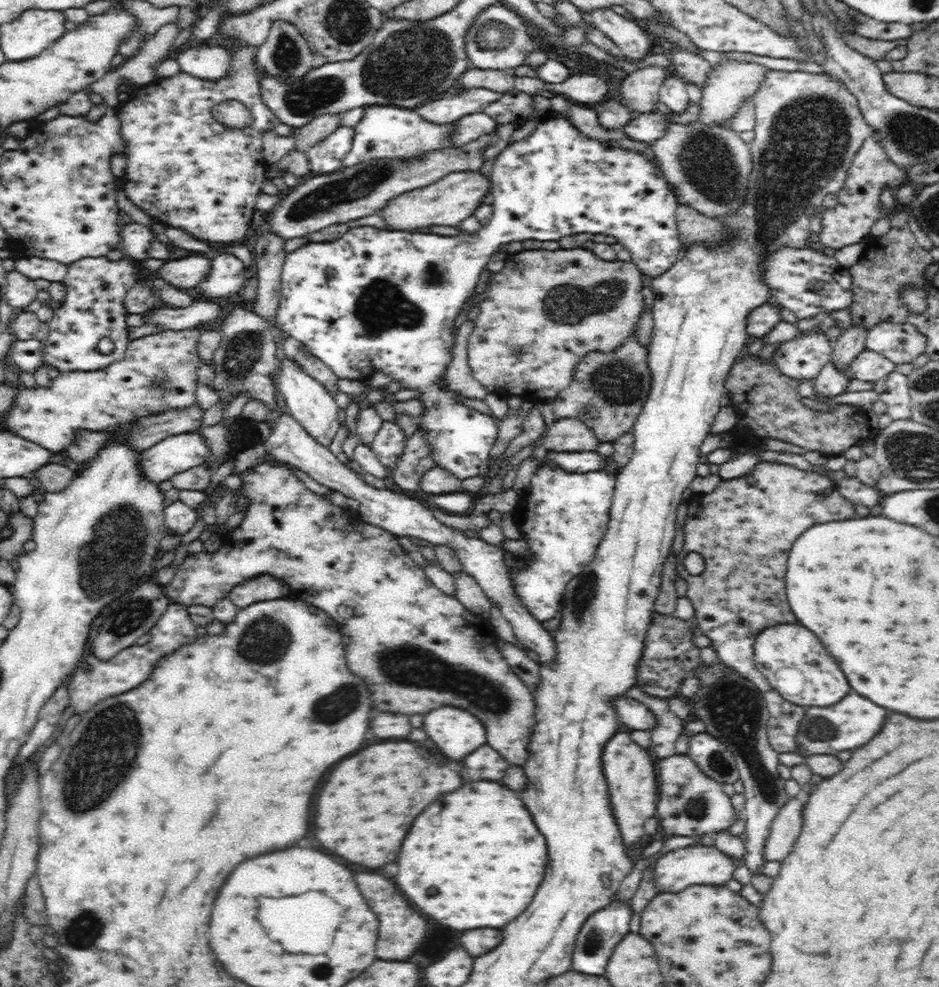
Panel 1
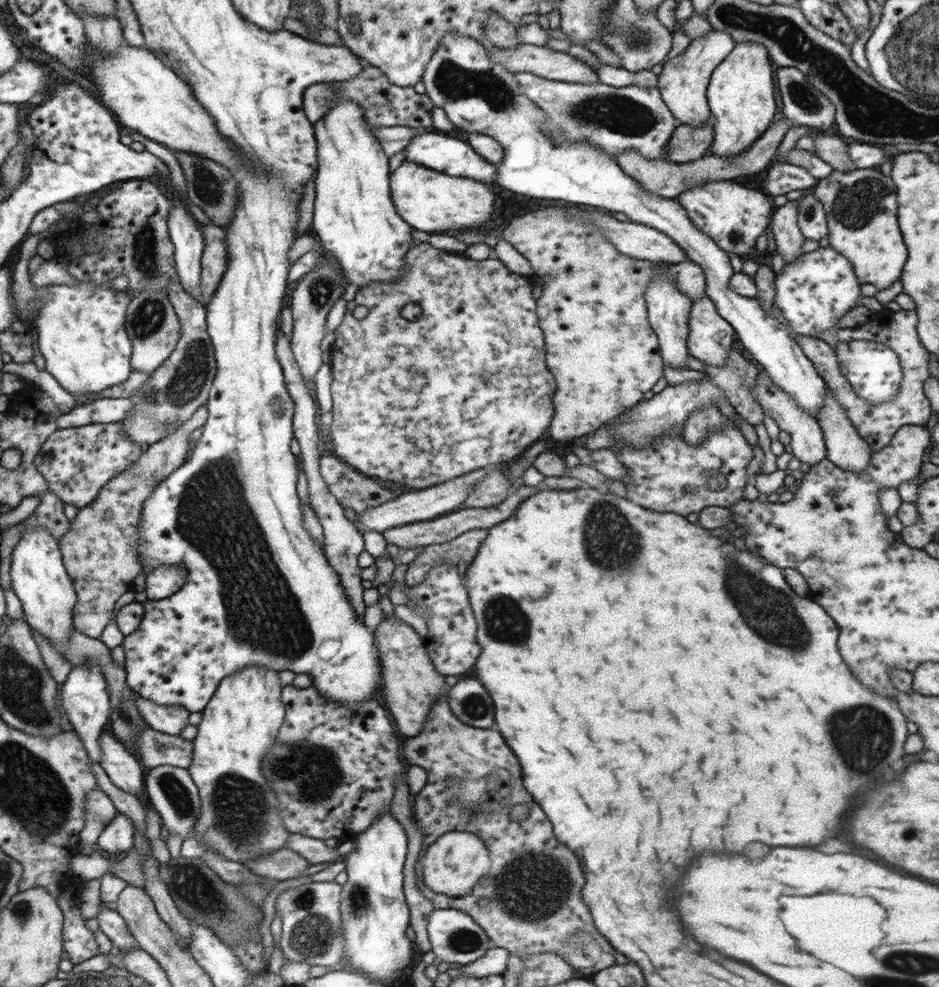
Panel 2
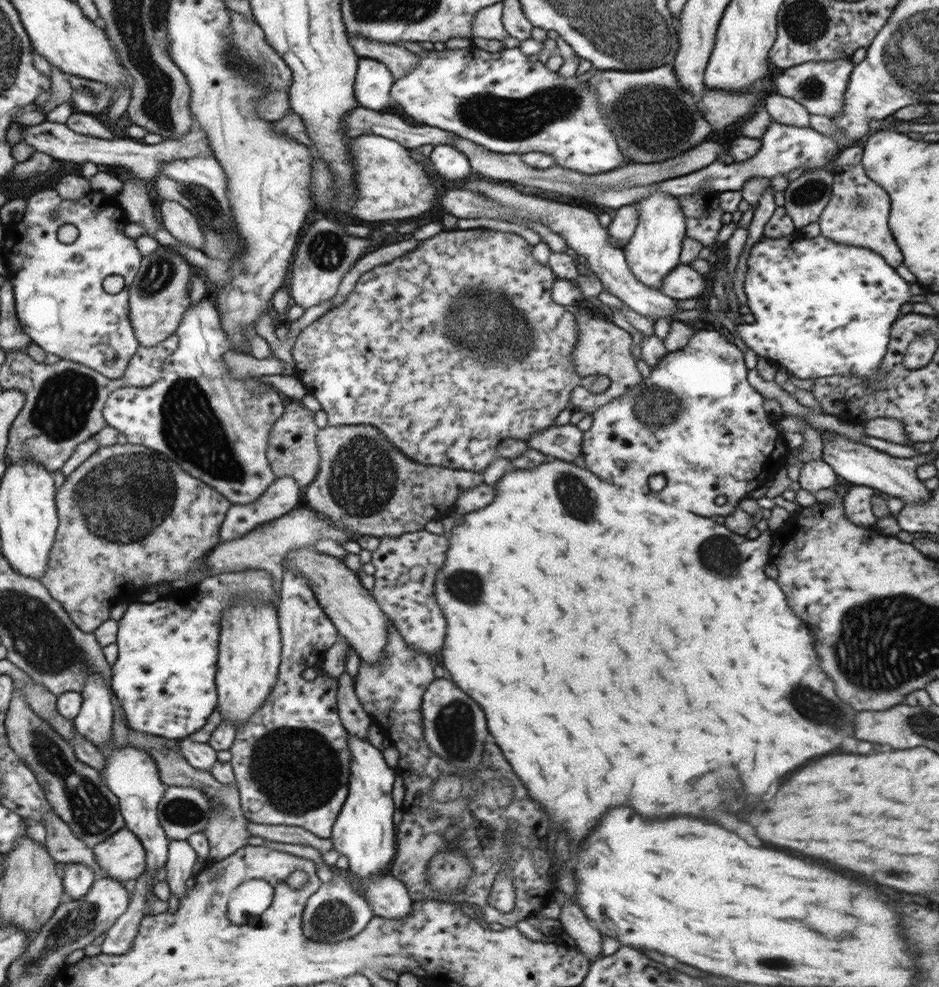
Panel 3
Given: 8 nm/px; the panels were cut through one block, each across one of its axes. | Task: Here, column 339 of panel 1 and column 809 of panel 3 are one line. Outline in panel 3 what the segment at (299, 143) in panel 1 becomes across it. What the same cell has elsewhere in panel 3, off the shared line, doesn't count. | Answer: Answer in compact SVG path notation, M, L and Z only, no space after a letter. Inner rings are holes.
M777 93L768 94L765 98L765 107L771 118L780 124L798 128L810 127L810 113L798 102L779 96Z

